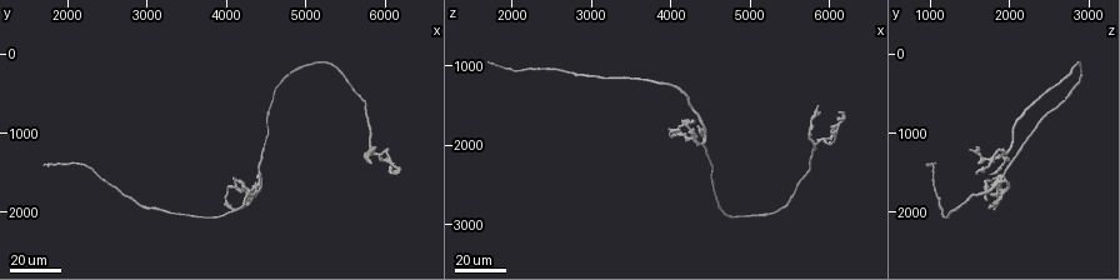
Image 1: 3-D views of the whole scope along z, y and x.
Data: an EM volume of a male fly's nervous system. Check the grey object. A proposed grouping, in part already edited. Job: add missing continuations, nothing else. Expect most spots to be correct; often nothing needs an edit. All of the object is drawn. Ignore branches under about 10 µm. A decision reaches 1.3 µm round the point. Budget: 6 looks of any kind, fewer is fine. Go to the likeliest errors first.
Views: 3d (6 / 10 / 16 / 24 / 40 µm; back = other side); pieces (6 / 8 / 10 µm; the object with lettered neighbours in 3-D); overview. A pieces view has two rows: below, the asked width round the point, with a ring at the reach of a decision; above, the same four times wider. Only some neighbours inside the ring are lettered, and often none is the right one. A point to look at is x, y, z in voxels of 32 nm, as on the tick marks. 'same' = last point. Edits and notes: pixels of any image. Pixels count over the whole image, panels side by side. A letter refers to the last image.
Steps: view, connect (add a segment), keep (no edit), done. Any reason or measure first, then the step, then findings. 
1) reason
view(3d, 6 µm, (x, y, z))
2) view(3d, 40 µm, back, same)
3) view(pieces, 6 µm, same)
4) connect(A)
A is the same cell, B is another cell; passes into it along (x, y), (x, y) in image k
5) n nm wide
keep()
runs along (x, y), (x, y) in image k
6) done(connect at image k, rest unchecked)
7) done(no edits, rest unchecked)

an open end
view(3d, 40 µm, (6150, 1550, 1600))

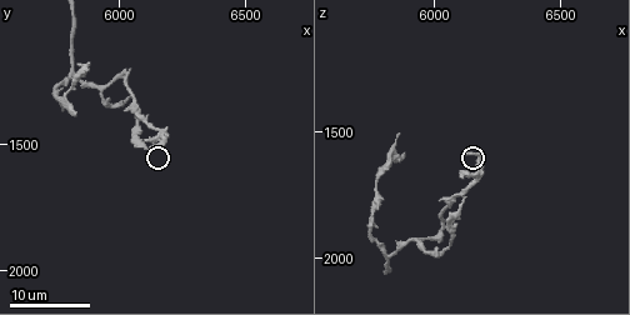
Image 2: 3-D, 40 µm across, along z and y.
view(pieces, 10 µm, (6130, 1510, 1580))

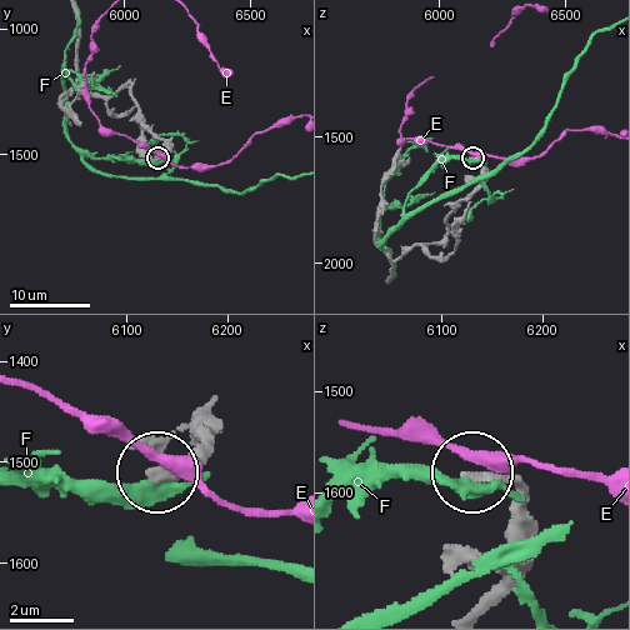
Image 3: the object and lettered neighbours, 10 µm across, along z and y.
keep()
E and F are other cells; no lettered segment goes on from it

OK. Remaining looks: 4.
an open end
view(3d, 24 µm, (4200, 1950, 1750))

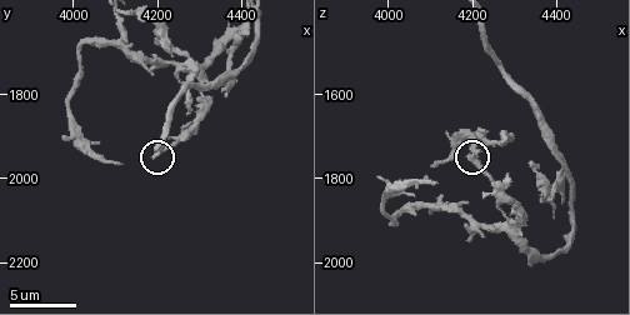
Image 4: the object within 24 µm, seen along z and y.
view(pieces, 8 µm, (4195, 1950, 1750))

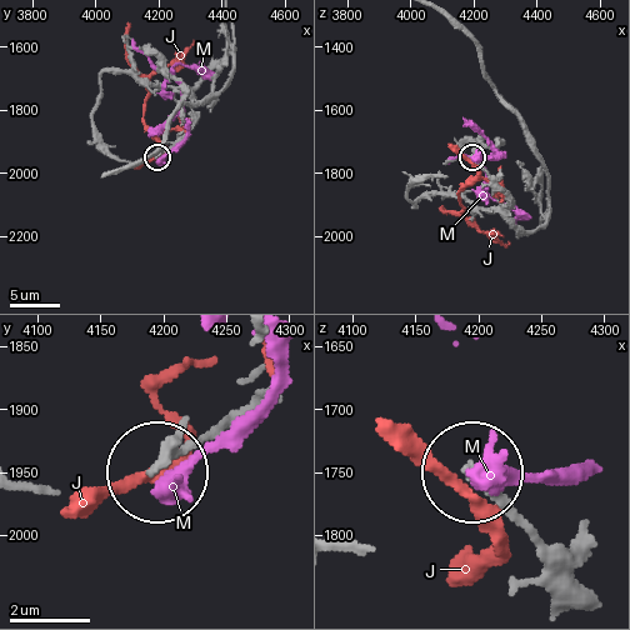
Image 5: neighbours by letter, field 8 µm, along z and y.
290 nm wide
keep()
J and M are other cells; none of them fits

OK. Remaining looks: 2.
free end
view(3d, 10 µm, (4280, 1850, 1715))

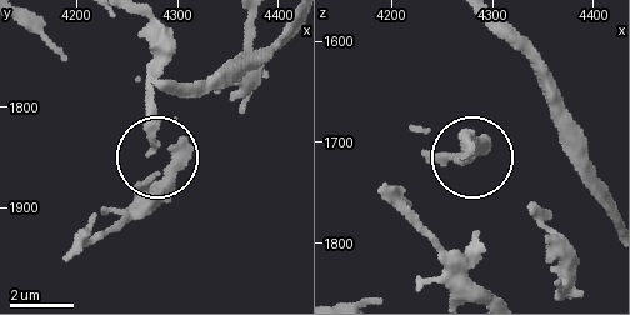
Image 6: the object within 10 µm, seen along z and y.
view(pieces, 10 µm, (4276, 1844, 1714))

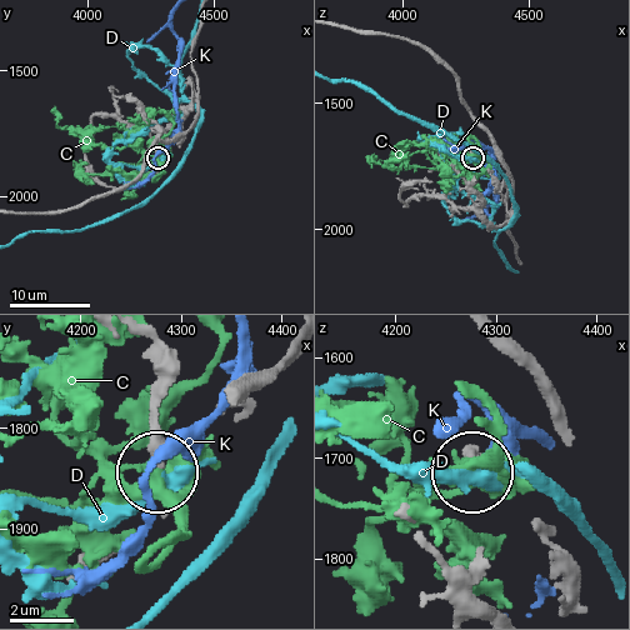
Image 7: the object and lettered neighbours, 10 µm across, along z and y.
keep()
C, D and K are other cells; none of them fits

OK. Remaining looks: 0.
done(no edits, rest unchecked)

